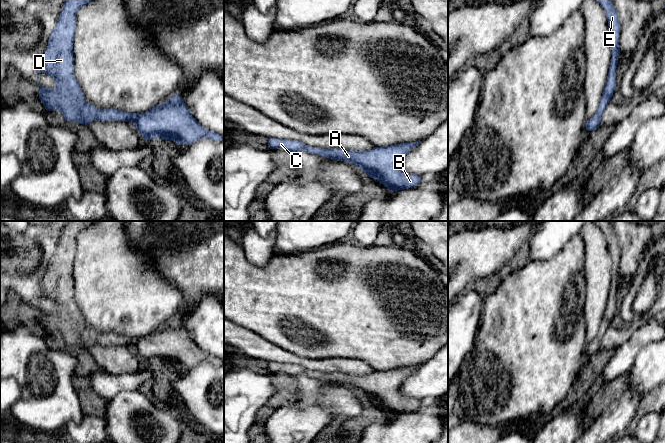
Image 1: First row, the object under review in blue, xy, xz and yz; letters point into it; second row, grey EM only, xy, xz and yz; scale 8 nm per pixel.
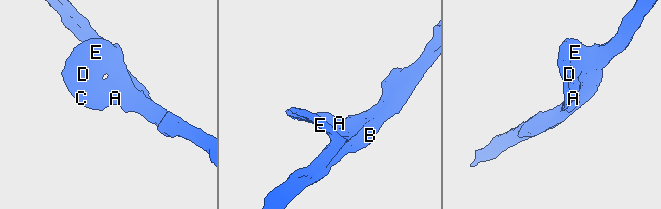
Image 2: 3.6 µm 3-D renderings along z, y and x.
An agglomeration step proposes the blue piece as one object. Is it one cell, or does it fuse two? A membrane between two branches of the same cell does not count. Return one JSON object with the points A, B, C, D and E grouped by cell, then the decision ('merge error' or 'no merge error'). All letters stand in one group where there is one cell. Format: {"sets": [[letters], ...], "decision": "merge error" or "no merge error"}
{"sets": [["A", "B", "C", "D", "E"]], "decision": "no merge error"}

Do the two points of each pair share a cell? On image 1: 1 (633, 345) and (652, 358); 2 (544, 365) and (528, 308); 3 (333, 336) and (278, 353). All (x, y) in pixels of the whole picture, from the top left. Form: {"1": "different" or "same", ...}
{"1": "different", "2": "same", "3": "different"}

